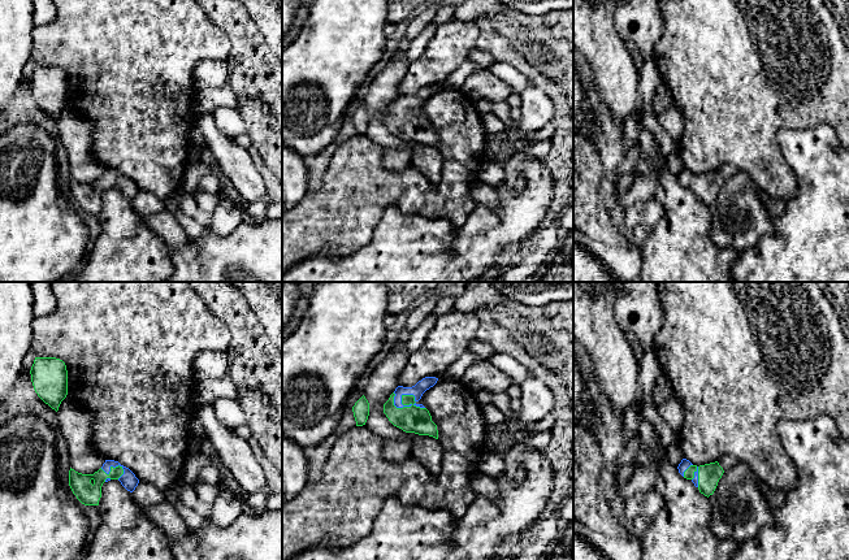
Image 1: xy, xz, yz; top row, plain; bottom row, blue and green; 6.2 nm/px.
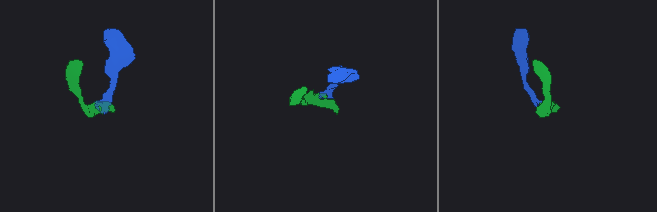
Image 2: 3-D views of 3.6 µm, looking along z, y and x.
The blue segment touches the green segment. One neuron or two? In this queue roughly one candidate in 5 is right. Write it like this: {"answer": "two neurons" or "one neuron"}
{"answer": "one neuron"}

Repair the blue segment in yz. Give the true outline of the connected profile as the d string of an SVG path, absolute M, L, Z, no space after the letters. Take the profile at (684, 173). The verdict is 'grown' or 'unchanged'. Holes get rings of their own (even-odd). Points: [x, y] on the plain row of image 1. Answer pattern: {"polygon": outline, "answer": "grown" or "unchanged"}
{"polygon": "M683 168L677 178L684 187L690 188L699 201L707 207L714 203L724 182L718 170L697 175Z", "answer": "grown"}

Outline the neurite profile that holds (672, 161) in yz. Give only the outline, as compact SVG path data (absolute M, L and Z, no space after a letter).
M677 152L670 153L667 156L655 156L650 160L651 170L658 166L666 166L672 174L679 175L684 164Z

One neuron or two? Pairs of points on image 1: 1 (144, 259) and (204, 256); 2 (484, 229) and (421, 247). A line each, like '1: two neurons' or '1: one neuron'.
1: two neurons
2: one neuron

